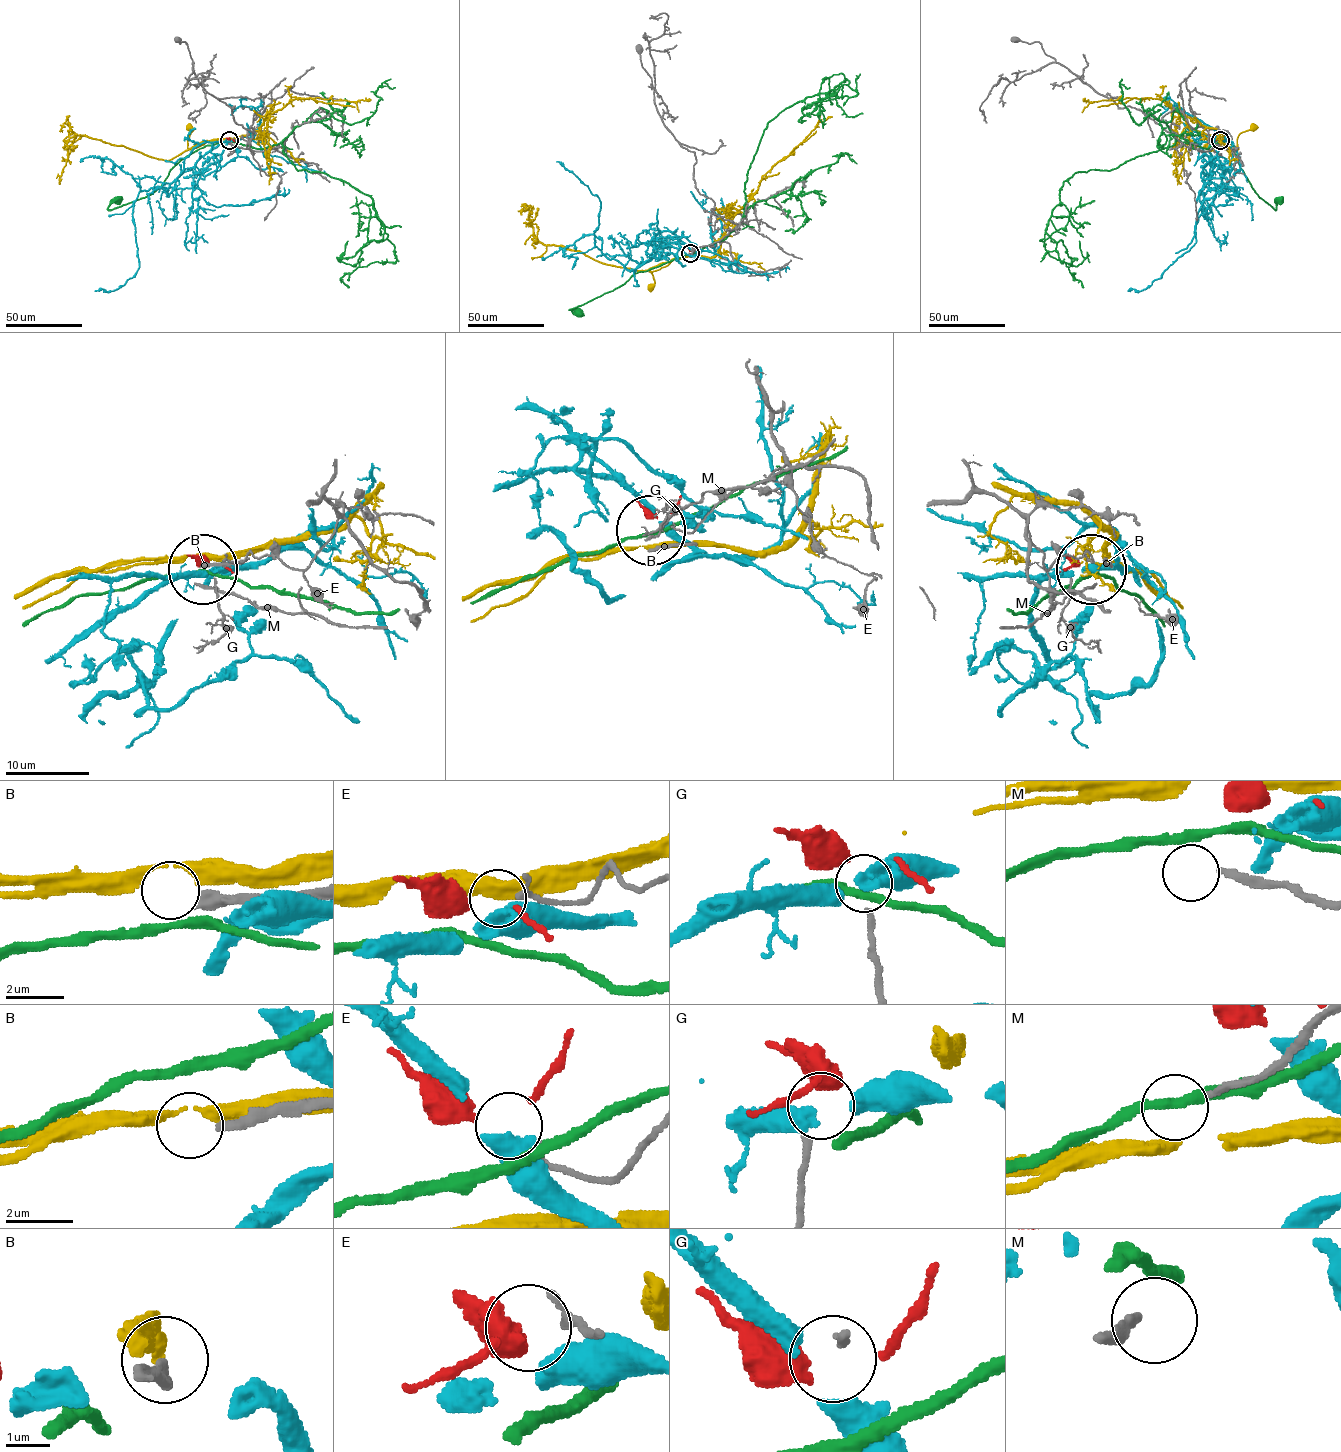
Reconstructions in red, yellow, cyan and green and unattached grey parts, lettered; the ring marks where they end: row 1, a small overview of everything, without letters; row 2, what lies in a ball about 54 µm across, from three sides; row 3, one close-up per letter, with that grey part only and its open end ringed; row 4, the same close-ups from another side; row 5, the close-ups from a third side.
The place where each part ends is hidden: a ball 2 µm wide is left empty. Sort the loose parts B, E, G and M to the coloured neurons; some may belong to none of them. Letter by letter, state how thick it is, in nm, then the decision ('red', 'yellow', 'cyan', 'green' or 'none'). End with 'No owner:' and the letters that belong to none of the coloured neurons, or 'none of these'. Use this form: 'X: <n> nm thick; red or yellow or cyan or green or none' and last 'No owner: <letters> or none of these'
B: 320 nm thick; none
E: 240 nm thick; red
G: 190 nm thick; cyan
M: 200 nm thick; none
No owner: B, M

